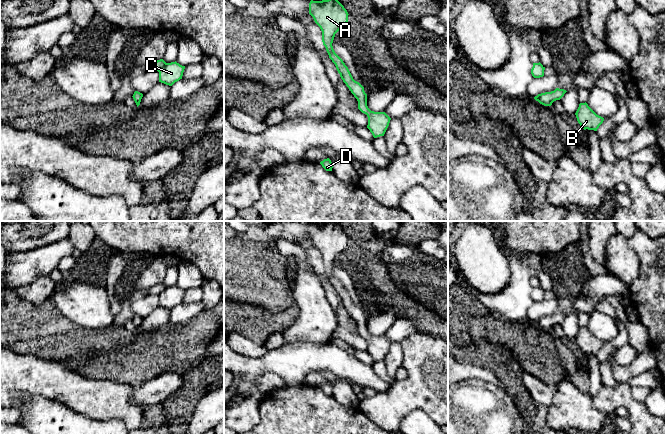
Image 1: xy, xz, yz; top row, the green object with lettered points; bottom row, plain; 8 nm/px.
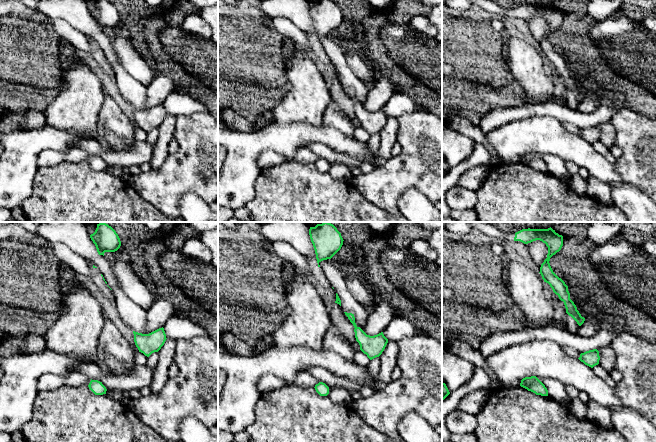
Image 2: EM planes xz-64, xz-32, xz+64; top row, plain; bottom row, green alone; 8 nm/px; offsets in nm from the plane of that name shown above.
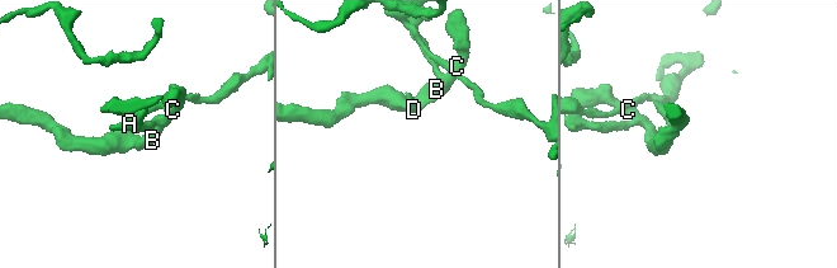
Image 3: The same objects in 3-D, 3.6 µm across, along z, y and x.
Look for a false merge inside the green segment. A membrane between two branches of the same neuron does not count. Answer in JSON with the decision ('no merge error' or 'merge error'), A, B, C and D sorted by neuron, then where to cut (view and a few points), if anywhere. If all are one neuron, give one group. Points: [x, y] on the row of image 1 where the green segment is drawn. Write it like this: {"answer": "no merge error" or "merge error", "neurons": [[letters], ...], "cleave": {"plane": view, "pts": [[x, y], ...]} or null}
{"answer": "merge error", "neurons": [["A"], ["B", "C", "D"]], "cleave": {"plane": "yz", "pts": [[553, 91], [551, 96], [558, 99]]}}

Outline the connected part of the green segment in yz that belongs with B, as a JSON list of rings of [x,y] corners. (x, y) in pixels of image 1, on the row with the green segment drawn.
[[[586,102],[579,104],[575,115],[578,123],[584,130],[588,129],[597,131],[604,121],[604,118],[597,115]]]

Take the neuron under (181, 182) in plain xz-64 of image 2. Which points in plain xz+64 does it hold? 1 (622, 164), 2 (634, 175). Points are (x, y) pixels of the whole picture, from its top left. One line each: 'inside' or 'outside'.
1: inside
2: inside

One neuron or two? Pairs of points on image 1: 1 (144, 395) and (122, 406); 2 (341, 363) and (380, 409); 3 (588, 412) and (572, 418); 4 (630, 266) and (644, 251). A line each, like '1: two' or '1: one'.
1: two
2: two
3: one
4: two

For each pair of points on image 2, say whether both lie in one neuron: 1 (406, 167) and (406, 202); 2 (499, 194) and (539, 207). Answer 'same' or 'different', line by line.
1: different
2: same

